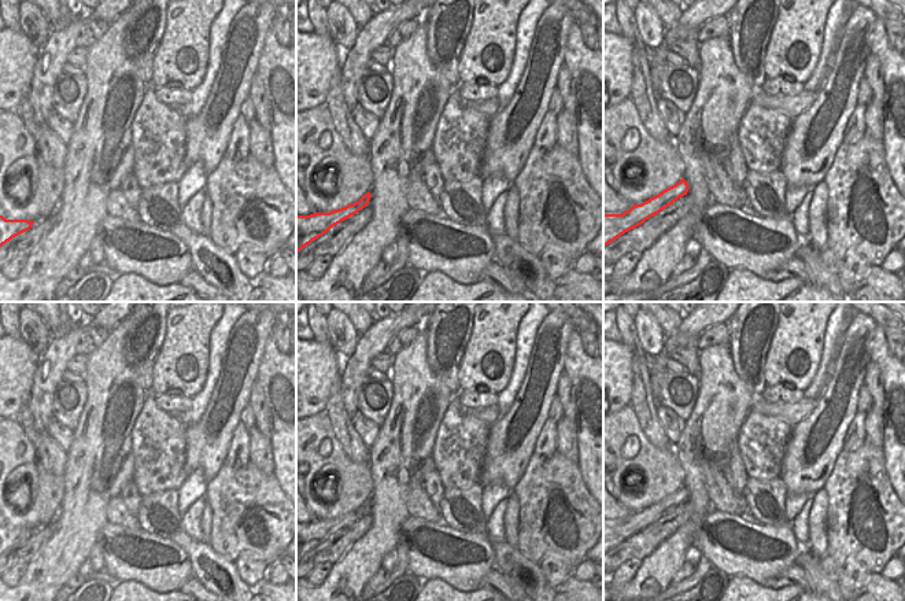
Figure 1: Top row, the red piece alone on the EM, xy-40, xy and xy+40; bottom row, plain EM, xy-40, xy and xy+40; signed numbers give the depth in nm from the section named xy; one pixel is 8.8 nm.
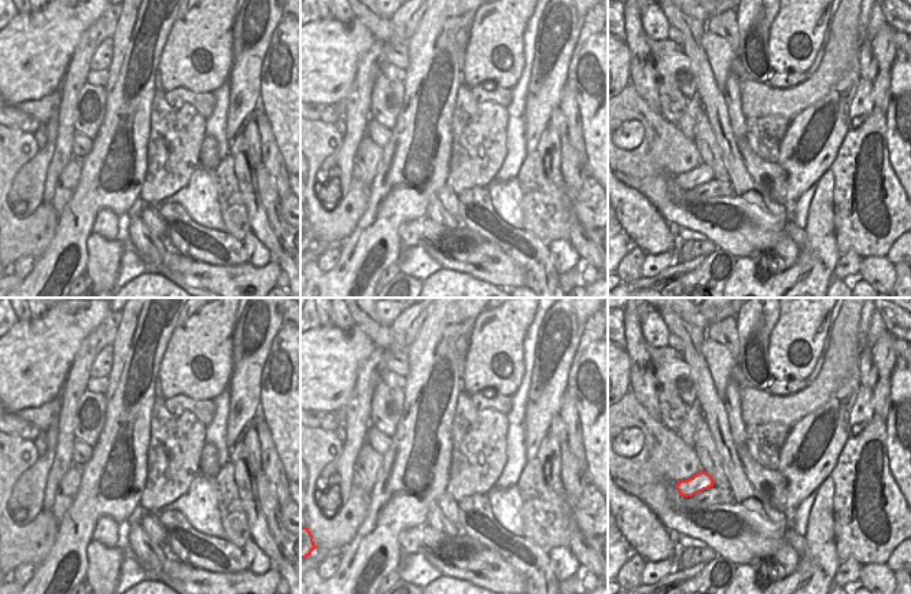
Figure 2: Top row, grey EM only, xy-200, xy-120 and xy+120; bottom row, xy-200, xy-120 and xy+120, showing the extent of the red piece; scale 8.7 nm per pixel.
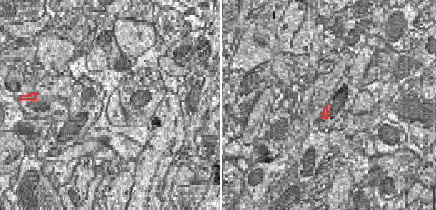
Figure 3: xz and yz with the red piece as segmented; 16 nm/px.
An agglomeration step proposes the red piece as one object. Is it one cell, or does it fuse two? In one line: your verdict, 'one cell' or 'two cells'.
one cell

